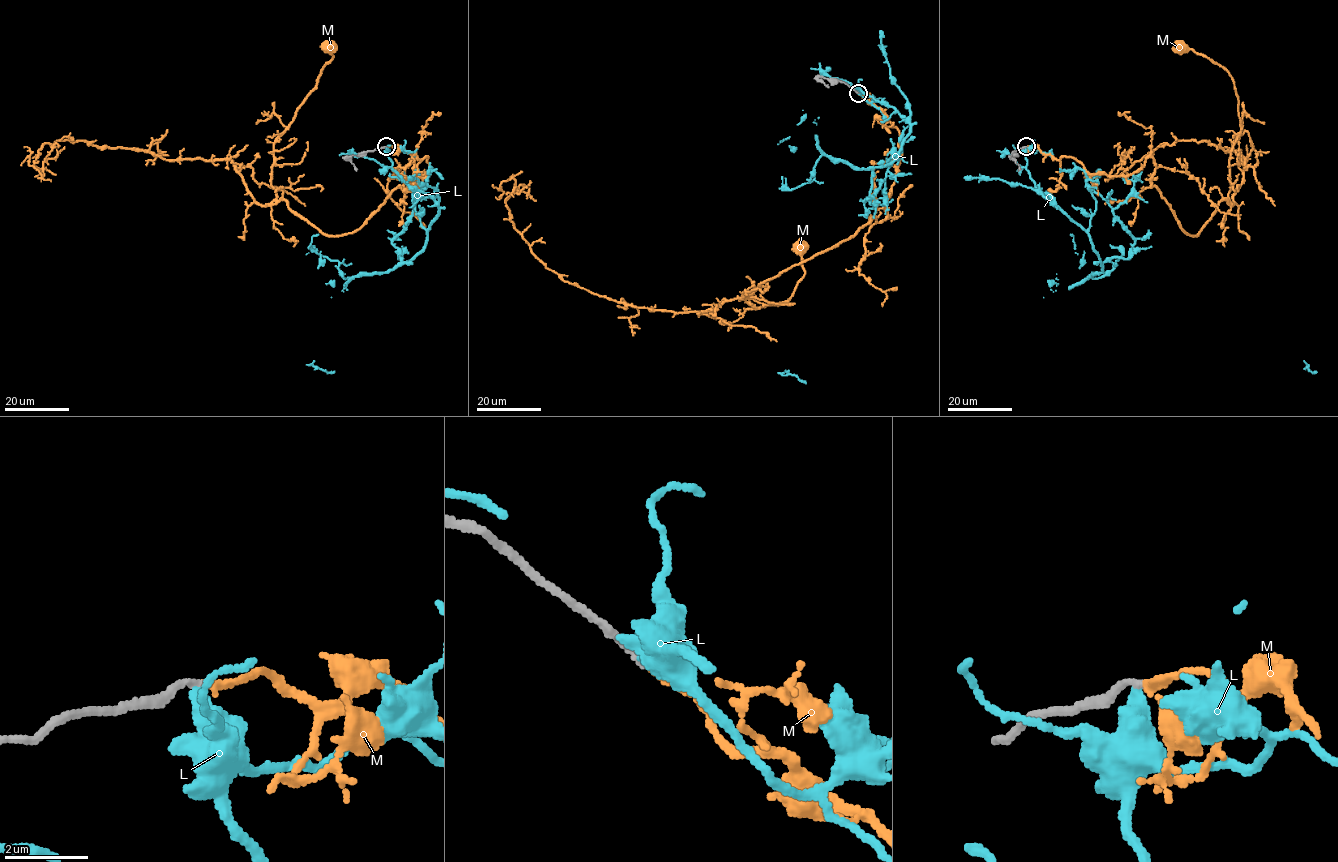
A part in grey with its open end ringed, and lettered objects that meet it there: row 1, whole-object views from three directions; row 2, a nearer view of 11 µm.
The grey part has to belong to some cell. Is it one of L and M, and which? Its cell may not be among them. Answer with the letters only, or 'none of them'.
M

